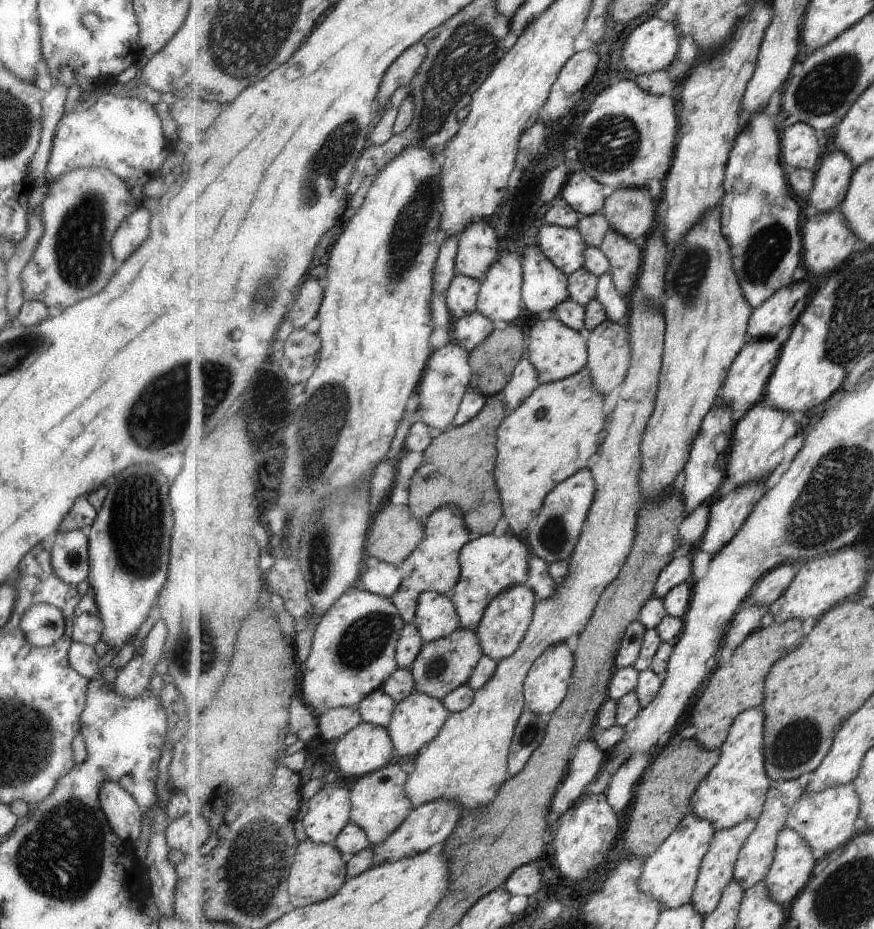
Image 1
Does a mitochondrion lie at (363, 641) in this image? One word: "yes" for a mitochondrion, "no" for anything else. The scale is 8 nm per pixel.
yes

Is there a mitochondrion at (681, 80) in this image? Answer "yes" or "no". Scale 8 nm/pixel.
no

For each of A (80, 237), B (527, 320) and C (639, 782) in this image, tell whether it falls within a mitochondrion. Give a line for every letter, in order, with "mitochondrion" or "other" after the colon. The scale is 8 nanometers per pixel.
A: mitochondrion
B: other
C: other

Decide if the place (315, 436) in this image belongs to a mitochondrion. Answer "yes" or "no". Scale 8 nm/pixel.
yes

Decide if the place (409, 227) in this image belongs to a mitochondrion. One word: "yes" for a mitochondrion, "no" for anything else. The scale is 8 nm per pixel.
yes

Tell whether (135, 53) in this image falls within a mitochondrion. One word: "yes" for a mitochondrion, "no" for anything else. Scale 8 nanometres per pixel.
no

